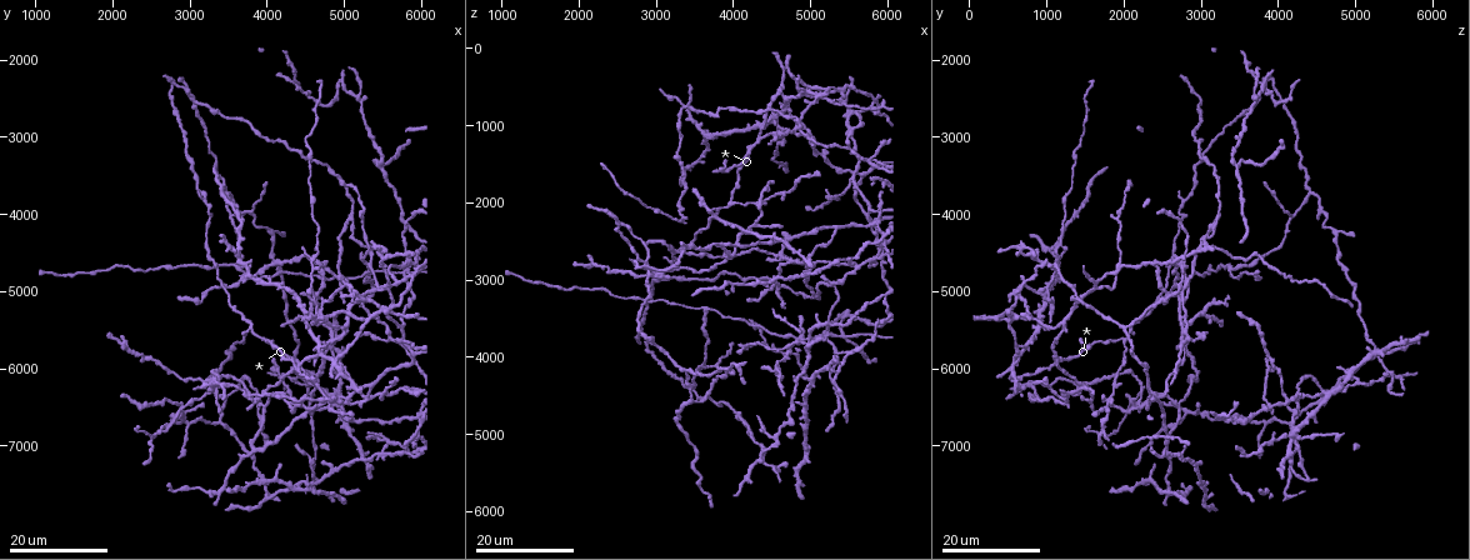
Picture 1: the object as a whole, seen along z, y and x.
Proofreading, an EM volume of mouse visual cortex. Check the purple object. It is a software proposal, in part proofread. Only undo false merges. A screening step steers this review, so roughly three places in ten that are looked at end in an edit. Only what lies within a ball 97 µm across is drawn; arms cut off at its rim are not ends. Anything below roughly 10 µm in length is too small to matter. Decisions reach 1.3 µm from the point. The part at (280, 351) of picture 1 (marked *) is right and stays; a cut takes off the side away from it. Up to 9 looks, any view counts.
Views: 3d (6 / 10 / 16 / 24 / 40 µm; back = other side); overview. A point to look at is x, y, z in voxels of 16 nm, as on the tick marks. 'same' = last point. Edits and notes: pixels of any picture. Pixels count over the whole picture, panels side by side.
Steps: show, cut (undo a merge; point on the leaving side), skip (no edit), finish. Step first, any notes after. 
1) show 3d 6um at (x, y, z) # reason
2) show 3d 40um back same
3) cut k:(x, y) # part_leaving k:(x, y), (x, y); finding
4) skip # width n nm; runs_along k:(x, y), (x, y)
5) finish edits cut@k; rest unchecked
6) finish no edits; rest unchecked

show 3d 16um at (5150, 5000, 650) # side arm on a straight run

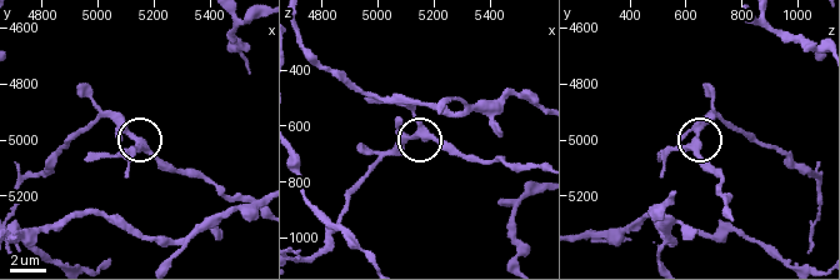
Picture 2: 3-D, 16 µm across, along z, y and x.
show 3d 10um at (5170, 5030, 630)

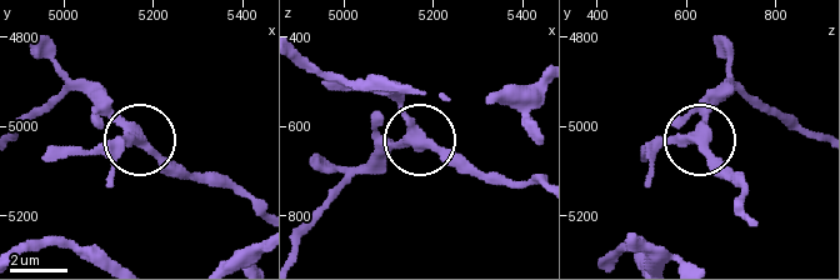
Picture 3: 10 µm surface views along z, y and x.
skip # width 330 nm; one cell here

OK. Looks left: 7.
show 3d 16um at (4400, 5900, 1100) # branch point

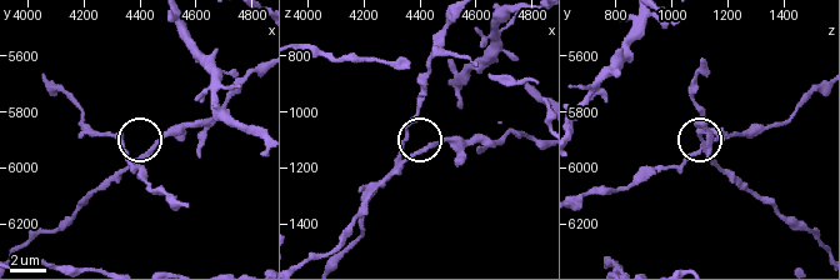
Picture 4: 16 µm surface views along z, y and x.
show 3d 10um at (4350, 5950, 1080)

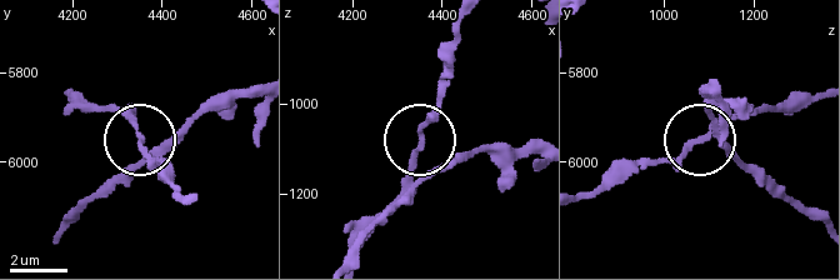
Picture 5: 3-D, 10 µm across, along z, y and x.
skip # arms 3; continuous, no second cell

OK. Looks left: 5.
show 3d 16um at (3650, 4750, 3350) # two arms in line, one across

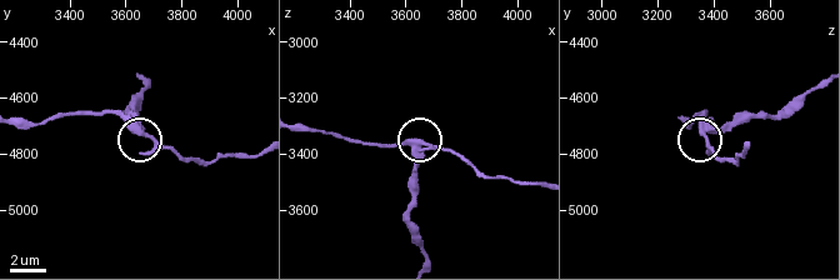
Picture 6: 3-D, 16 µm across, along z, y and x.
show 3d 10um at (3640, 4710, 3370)

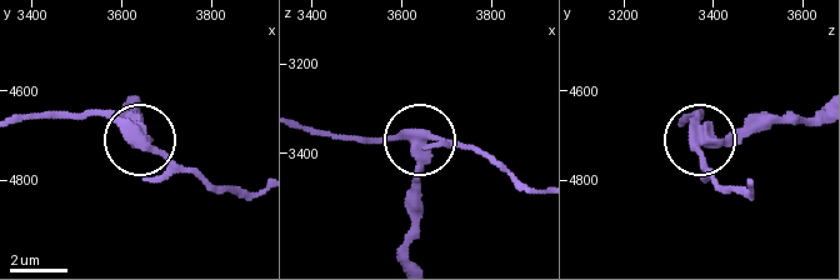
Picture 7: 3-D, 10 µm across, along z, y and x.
cut 7:(178, 165) # part_leaving 7:(418, 133), (341, 140), (305, 130); two cells meet here

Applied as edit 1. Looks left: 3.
show 3d 24um at (4450, 2300, 3800) # calibre changes

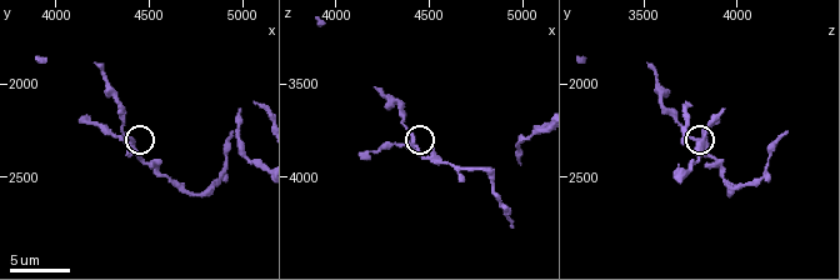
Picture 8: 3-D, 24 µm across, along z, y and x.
show 3d 10um at (4400, 2300, 3780) # zoom in

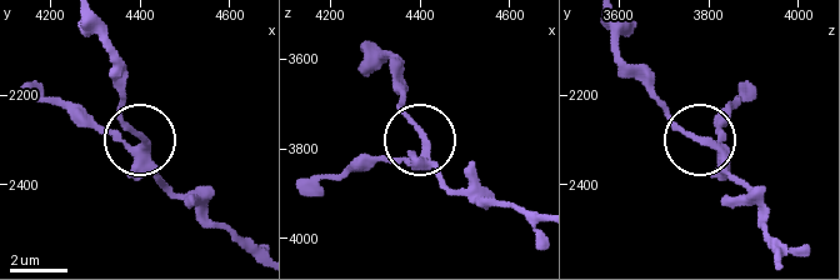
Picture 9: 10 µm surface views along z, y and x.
skip # width 240 nm; continuous, no second cell

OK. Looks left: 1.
finish edits cut@7; rest unchecked

